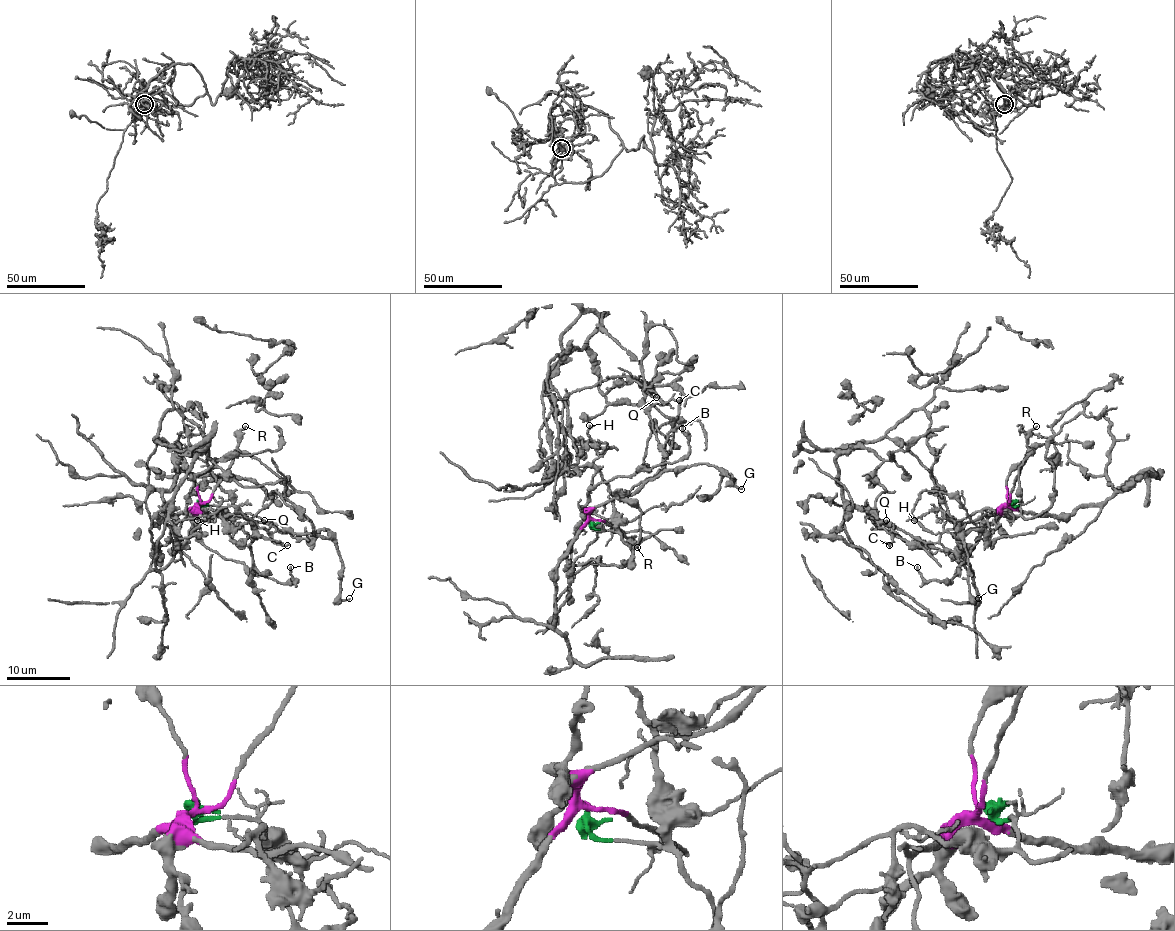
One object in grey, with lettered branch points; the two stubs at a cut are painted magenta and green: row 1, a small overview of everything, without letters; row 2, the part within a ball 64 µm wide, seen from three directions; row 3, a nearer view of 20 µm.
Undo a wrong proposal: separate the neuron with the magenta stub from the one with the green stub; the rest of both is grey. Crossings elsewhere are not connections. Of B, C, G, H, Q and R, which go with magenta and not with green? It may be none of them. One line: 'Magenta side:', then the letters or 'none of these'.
Magenta side: B, G, R

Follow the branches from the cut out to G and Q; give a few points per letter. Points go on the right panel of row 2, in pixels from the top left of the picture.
G: (1008, 502), (994, 514), (959, 524), (953, 533), (961, 538), (965, 548), (970, 596), (978, 598)
Q: (1008, 502), (1021, 513), (981, 508), (954, 524), (953, 551), (891, 527), (866, 505), (887, 519)

